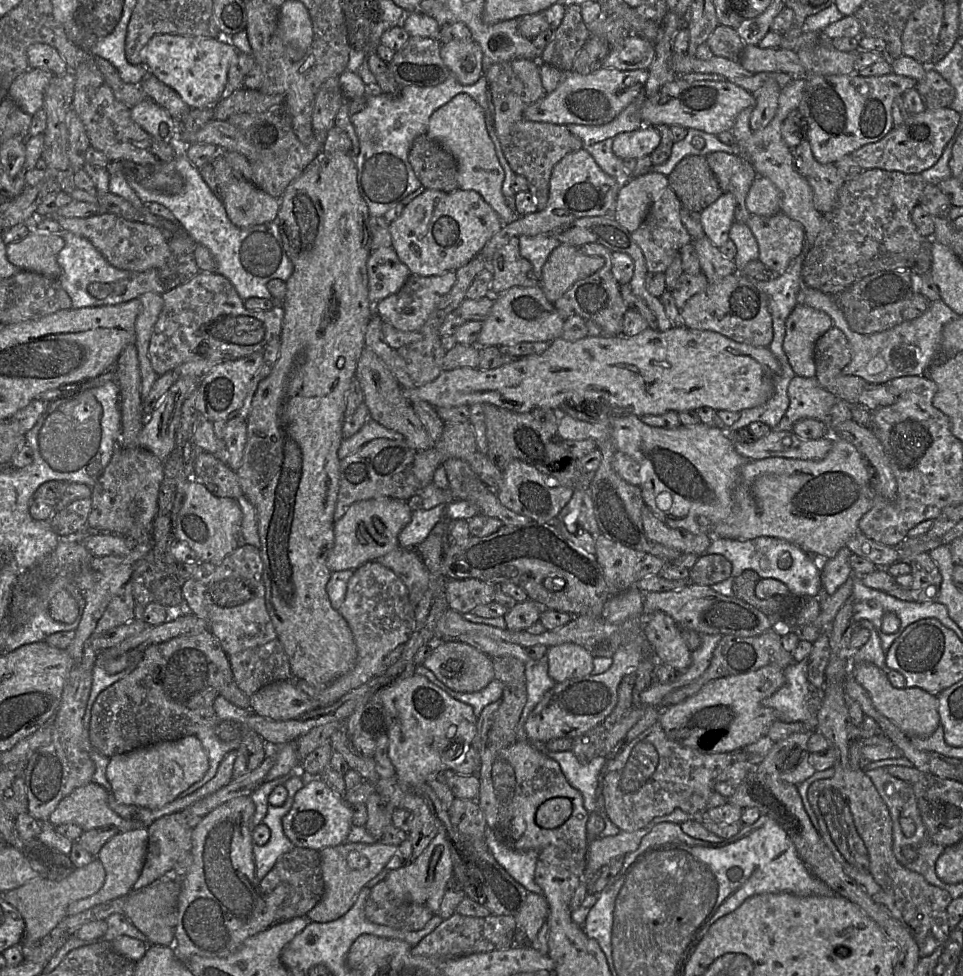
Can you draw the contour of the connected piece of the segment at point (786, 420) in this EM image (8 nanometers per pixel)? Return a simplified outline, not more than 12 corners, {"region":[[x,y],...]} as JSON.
{"region":[[815,377],[789,383],[788,409],[772,430],[792,431],[805,418],[829,427],[838,398]]}

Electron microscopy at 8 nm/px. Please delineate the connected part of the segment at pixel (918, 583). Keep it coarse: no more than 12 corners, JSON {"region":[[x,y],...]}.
{"region":[[928,552],[911,562],[918,603],[937,601],[942,575]]}

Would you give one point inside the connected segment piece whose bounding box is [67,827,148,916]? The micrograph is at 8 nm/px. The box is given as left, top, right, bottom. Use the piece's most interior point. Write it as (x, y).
(123, 856)

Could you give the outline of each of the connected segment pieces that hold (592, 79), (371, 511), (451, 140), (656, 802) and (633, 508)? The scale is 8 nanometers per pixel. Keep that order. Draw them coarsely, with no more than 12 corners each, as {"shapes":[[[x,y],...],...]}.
{"shapes":[[[648,69],[565,73],[528,106],[532,122],[604,125],[644,90]],[[407,501],[353,503],[334,524],[330,571],[400,547]],[[461,93],[426,134],[455,158],[459,189],[479,193],[504,224],[520,217],[484,111]],[[657,721],[600,774],[620,831],[698,815],[731,753],[670,740]],[[612,437],[589,477],[600,534],[666,562],[679,551],[647,538],[639,486],[612,468]]]}

